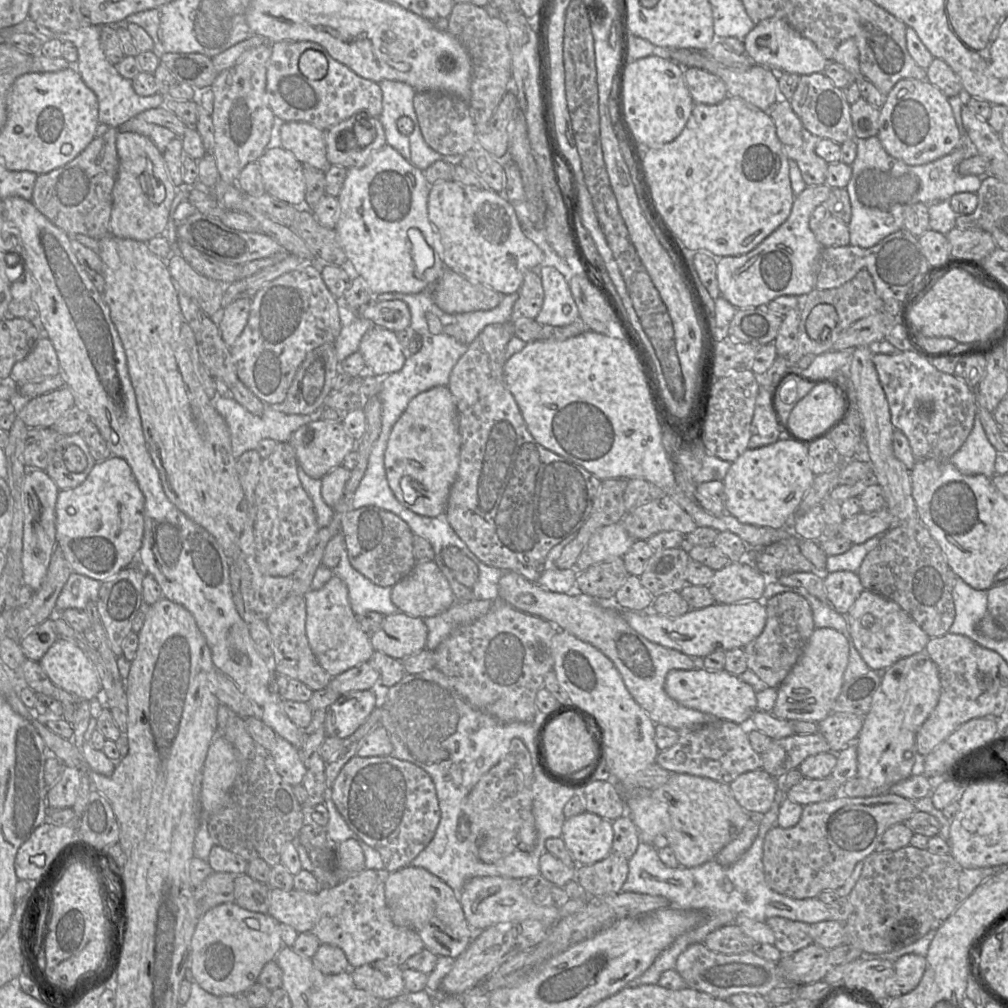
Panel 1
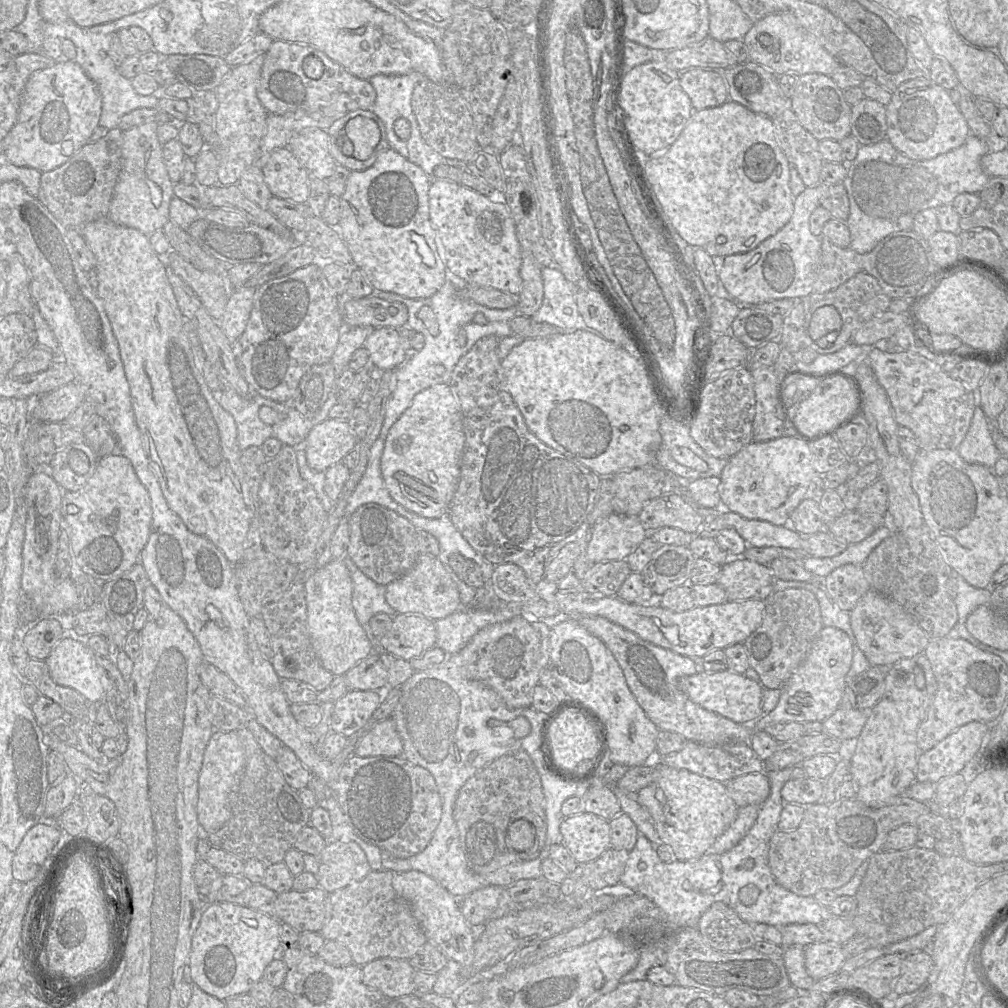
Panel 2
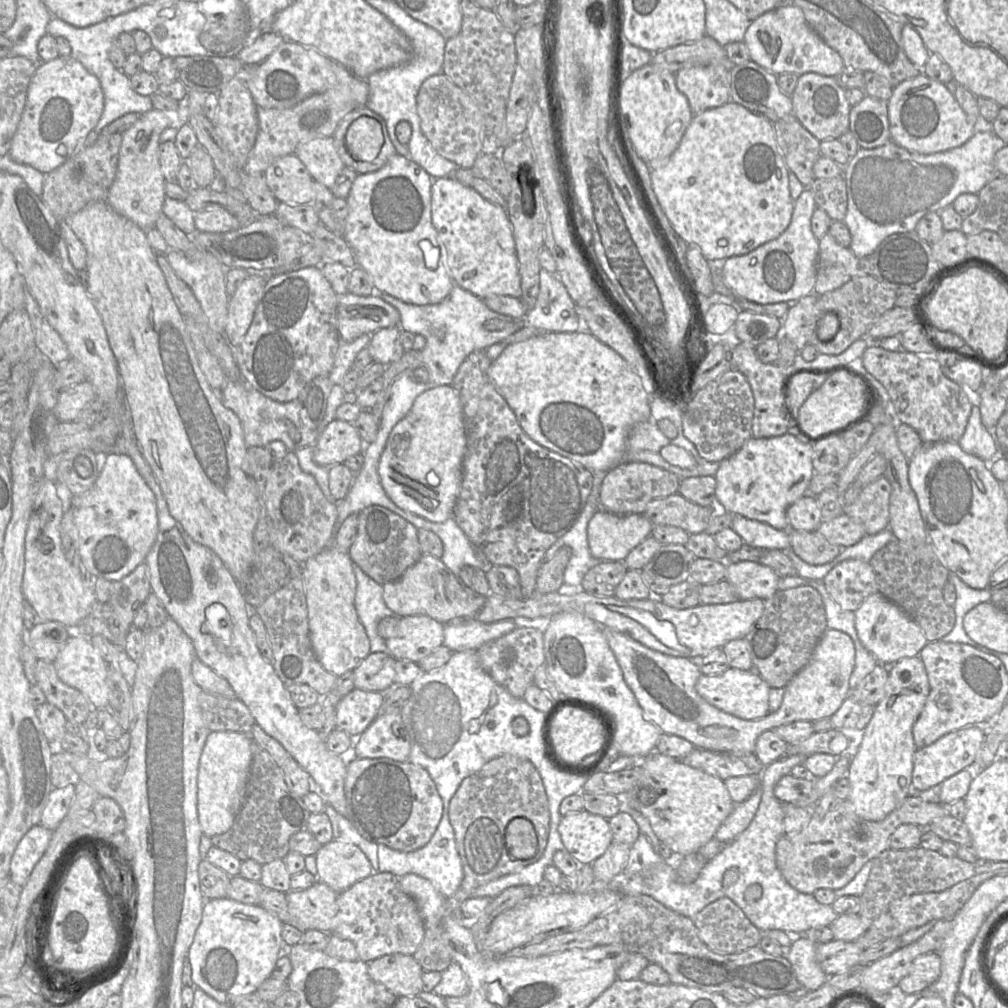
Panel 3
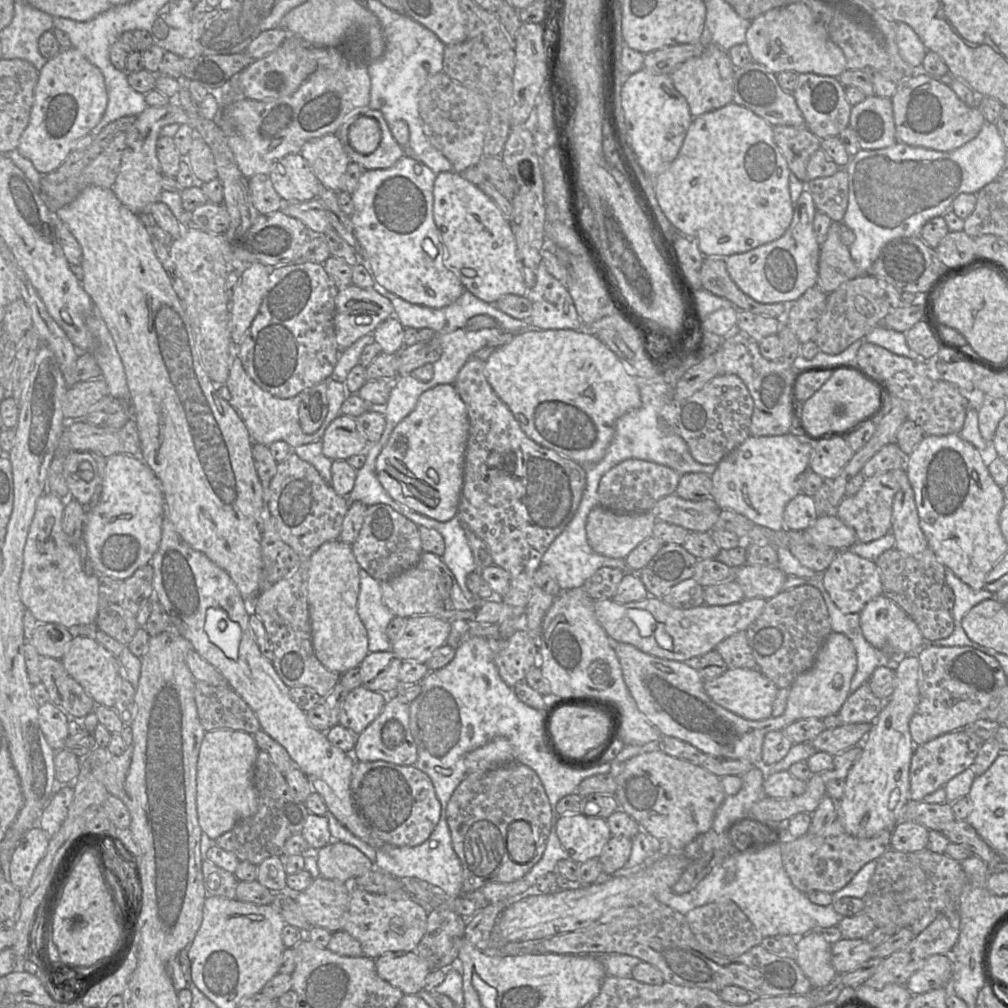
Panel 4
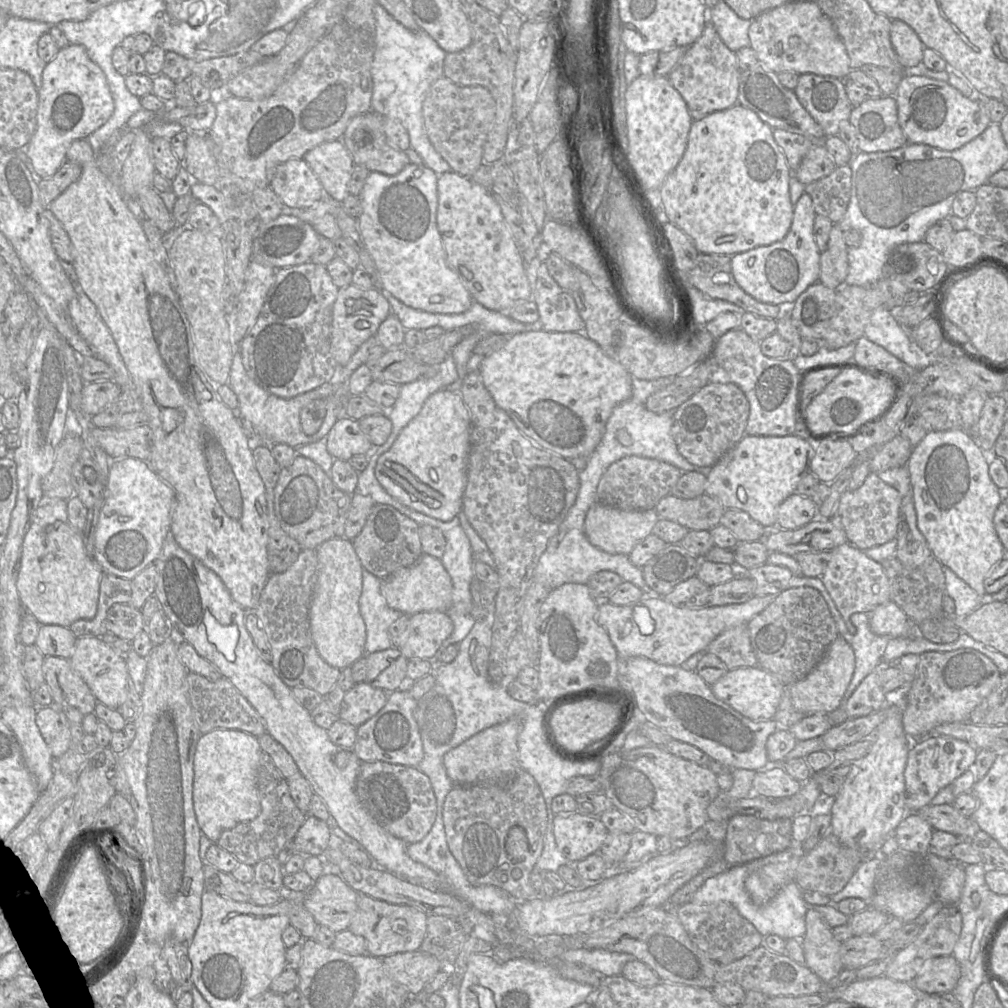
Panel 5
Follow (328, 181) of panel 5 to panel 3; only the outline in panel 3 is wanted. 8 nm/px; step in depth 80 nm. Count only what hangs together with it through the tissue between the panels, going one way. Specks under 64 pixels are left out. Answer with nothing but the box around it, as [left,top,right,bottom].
[295,136,345,188]

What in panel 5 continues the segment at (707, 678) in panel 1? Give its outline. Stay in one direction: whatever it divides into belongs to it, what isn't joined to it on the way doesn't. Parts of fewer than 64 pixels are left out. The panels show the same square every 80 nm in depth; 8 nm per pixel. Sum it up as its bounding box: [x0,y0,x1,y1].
[711,665,786,721]

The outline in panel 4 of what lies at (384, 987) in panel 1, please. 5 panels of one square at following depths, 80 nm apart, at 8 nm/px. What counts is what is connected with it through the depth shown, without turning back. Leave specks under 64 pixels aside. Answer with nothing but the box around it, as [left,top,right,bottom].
[375,951,431,995]

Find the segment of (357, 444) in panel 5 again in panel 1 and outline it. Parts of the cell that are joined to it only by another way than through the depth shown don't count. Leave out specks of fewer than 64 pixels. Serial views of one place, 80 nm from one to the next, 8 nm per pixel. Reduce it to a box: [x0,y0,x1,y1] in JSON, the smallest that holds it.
[289,420,357,479]

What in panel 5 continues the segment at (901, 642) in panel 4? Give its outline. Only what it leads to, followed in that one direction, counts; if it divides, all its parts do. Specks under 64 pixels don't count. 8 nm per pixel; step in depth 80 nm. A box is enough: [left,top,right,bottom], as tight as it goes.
[867,600,922,638]

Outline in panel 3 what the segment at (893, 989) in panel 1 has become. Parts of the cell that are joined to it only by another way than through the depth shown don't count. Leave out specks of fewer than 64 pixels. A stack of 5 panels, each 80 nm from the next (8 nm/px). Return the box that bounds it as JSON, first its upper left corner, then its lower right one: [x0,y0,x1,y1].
[898,952,941,995]

